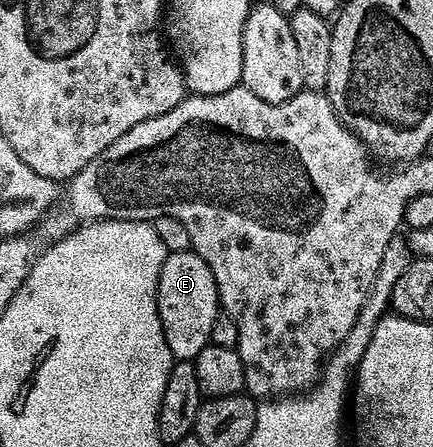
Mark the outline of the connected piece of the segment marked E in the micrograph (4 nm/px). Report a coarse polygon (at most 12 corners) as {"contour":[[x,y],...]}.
{"contour":[[168,256],[159,314],[176,362],[194,362],[221,318],[209,263]]}

